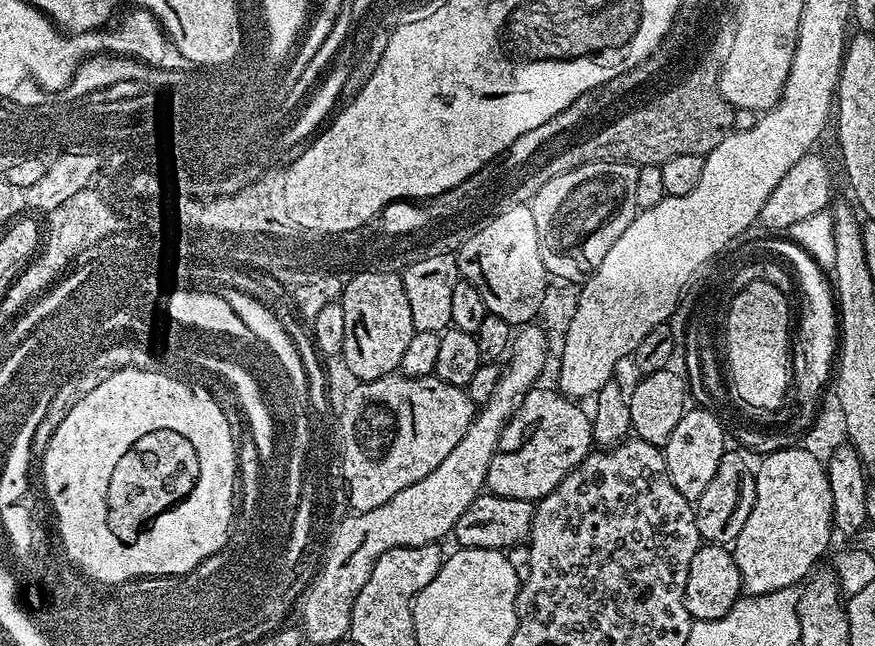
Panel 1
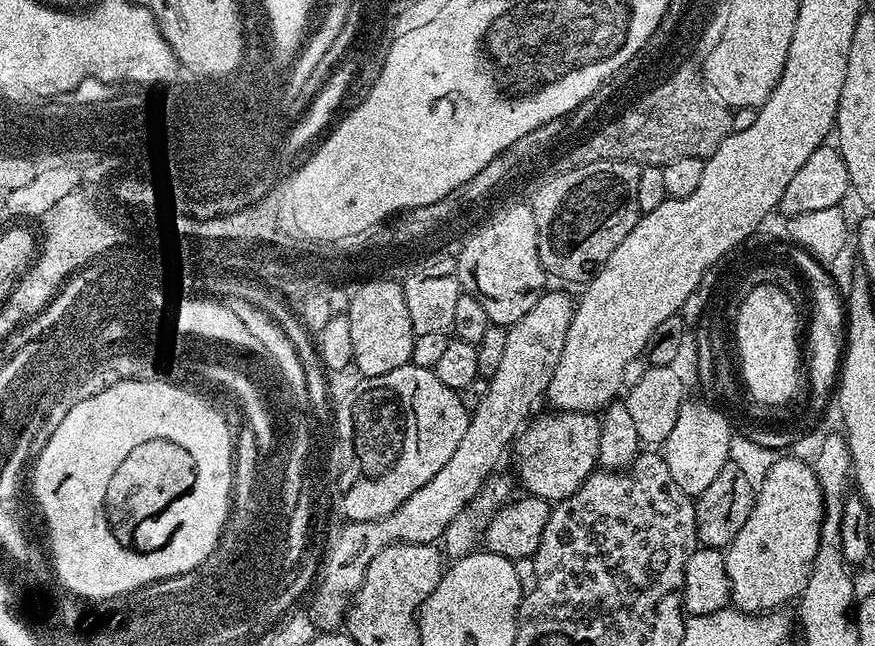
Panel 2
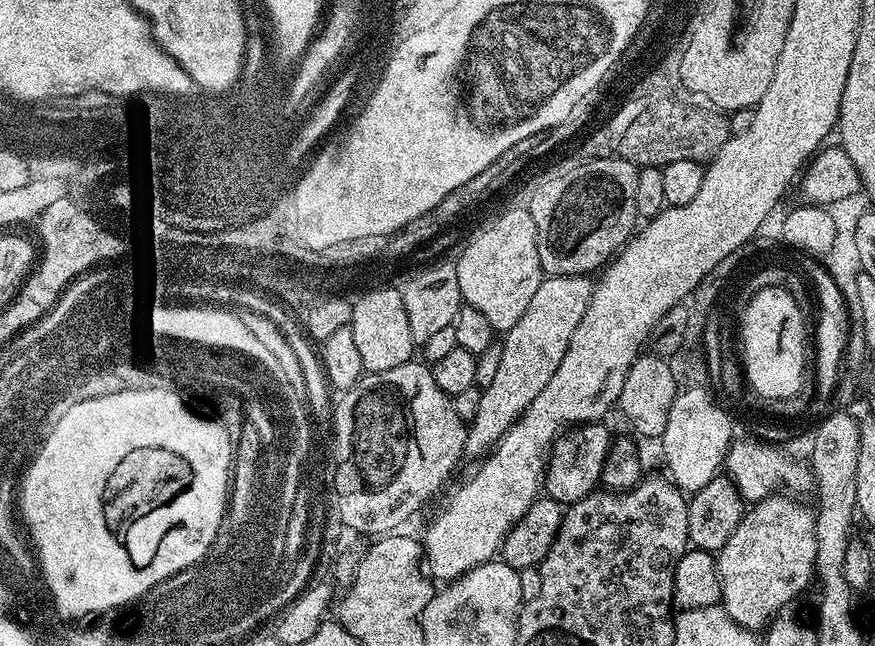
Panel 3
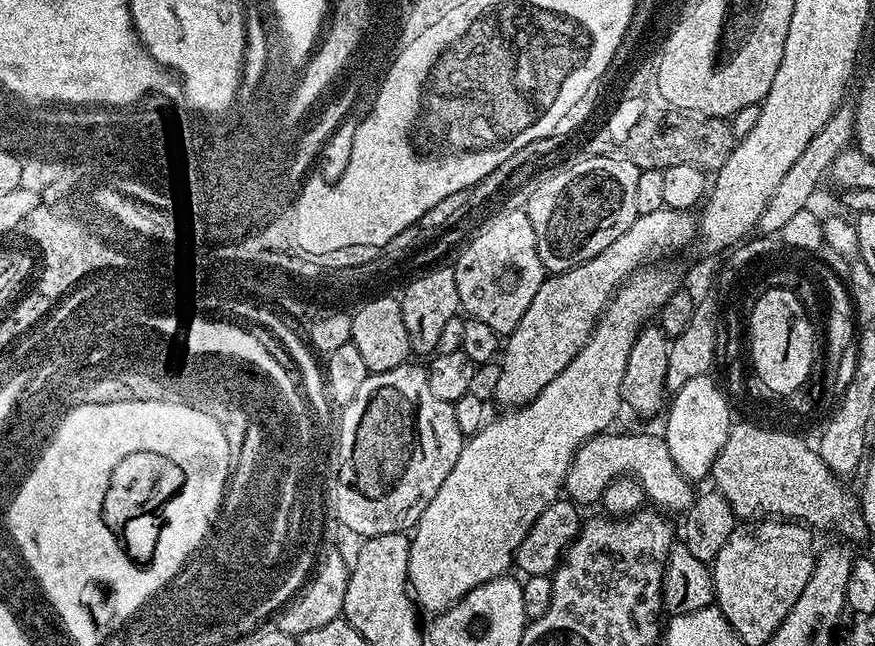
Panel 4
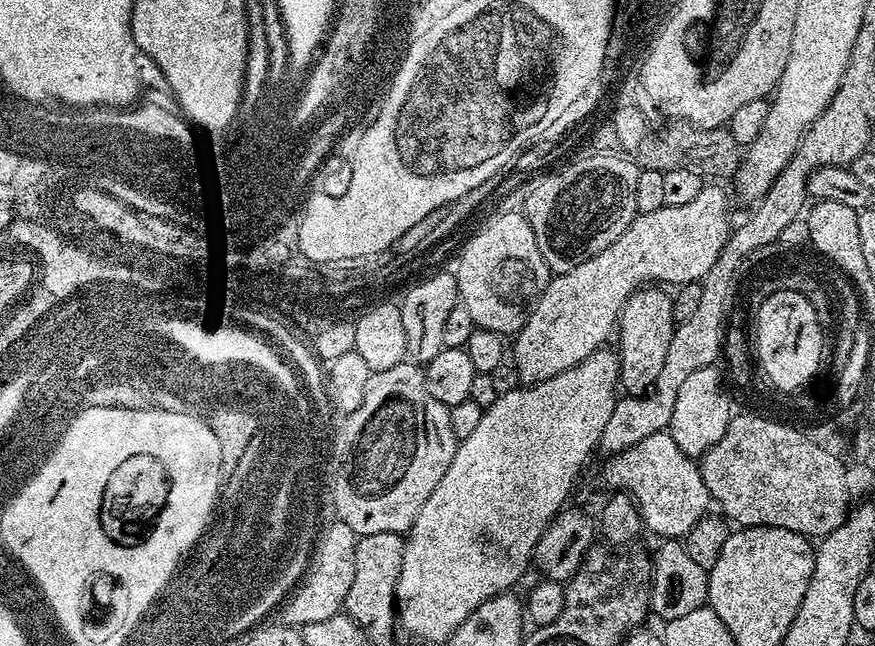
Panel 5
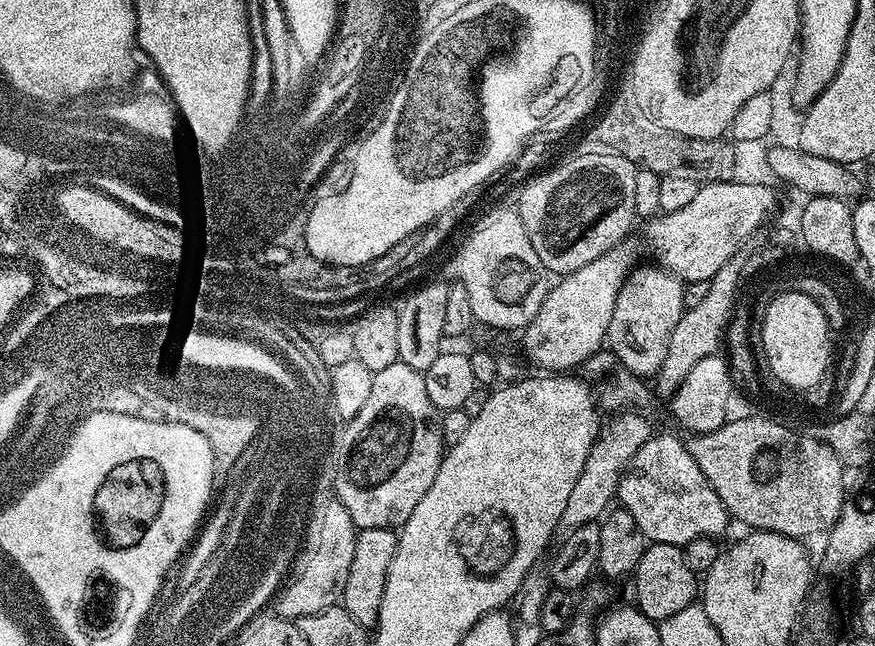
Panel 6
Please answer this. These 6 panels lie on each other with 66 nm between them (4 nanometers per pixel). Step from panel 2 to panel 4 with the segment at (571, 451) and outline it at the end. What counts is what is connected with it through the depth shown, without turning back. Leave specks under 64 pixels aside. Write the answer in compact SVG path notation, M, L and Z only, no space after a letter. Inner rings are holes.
M609 430L591 436L574 454L568 472L564 476L563 491L567 499L577 506L595 505L600 499L602 490L606 490L611 480L629 474L641 484L645 497L657 509L668 514L673 514L672 512L684 514L691 507L694 499L693 485L680 473L678 466L674 466L674 458L670 458L670 450L663 435L651 436L648 432L619 436L616 430Z

